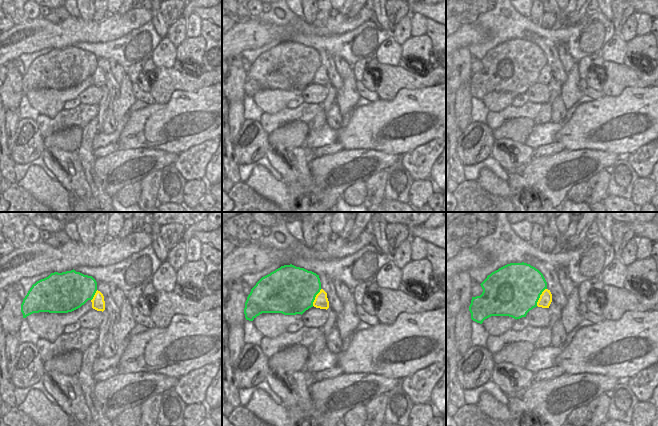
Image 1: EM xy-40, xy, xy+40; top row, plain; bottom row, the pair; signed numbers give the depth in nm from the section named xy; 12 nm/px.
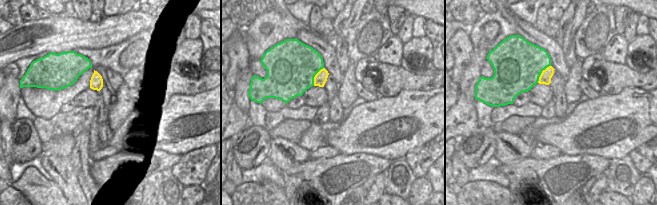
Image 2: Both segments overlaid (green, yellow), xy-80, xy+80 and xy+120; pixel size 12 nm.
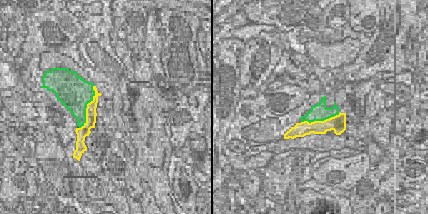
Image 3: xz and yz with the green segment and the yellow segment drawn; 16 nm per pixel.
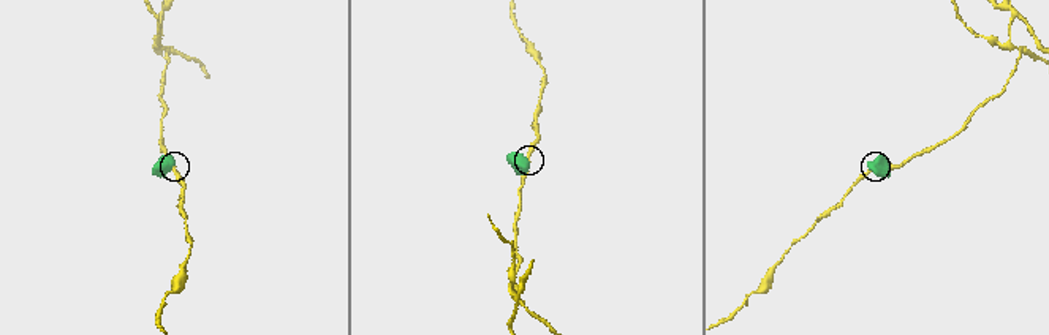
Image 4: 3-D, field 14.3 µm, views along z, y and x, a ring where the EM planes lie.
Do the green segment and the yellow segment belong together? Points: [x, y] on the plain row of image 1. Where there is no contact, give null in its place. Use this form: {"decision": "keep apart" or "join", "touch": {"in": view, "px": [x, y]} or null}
{"decision": "keep apart", "touch": {"in": "xy+40", "px": [539, 73]}}

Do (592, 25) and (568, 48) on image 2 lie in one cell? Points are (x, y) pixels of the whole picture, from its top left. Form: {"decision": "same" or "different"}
{"decision": "different"}

